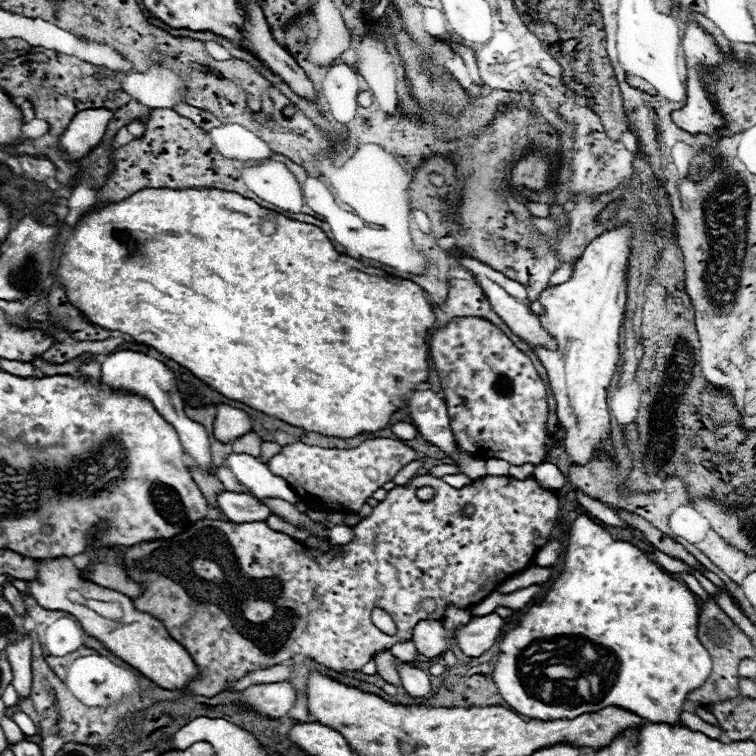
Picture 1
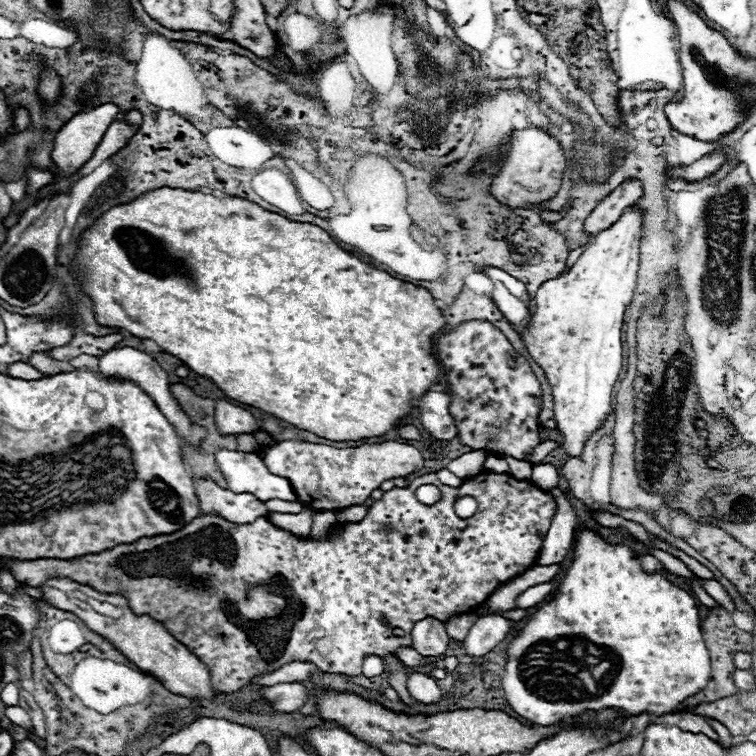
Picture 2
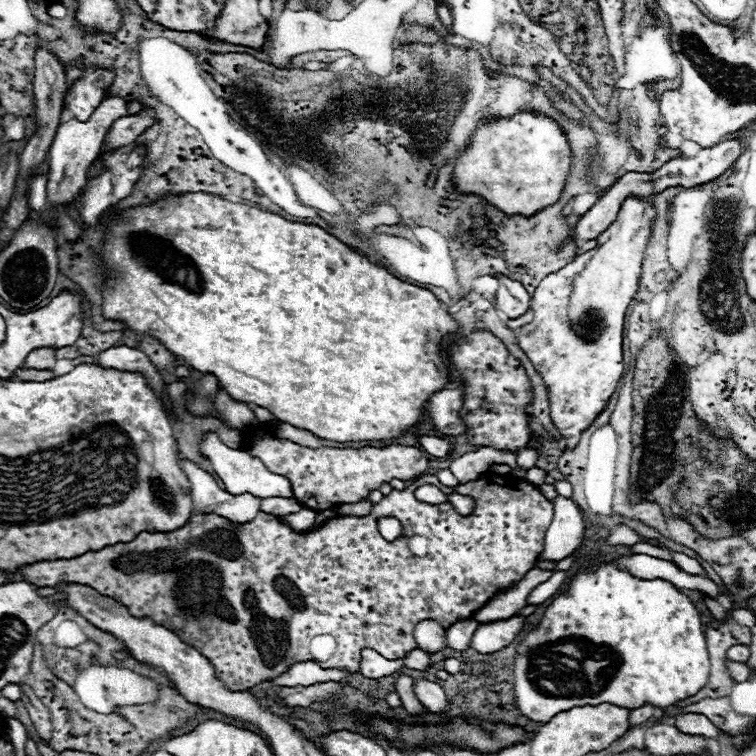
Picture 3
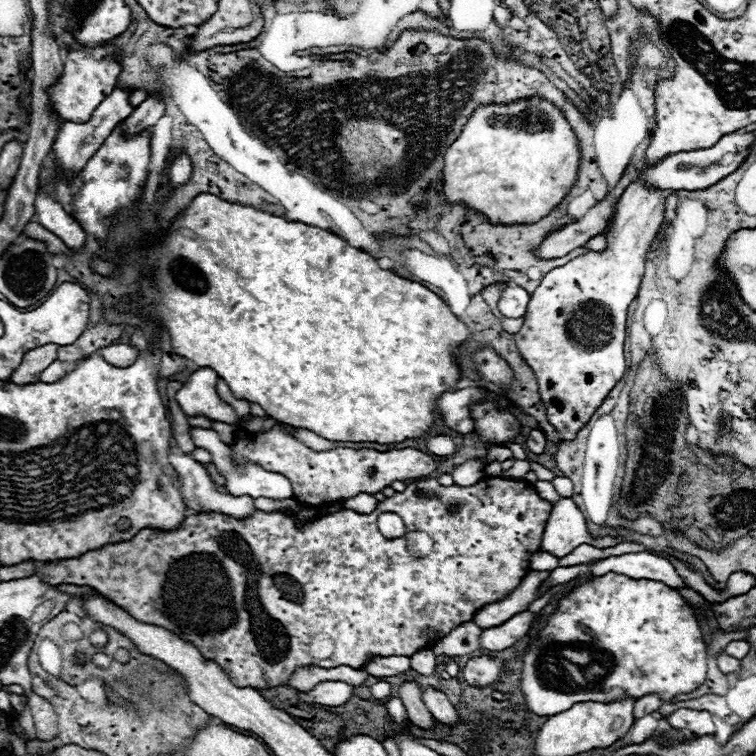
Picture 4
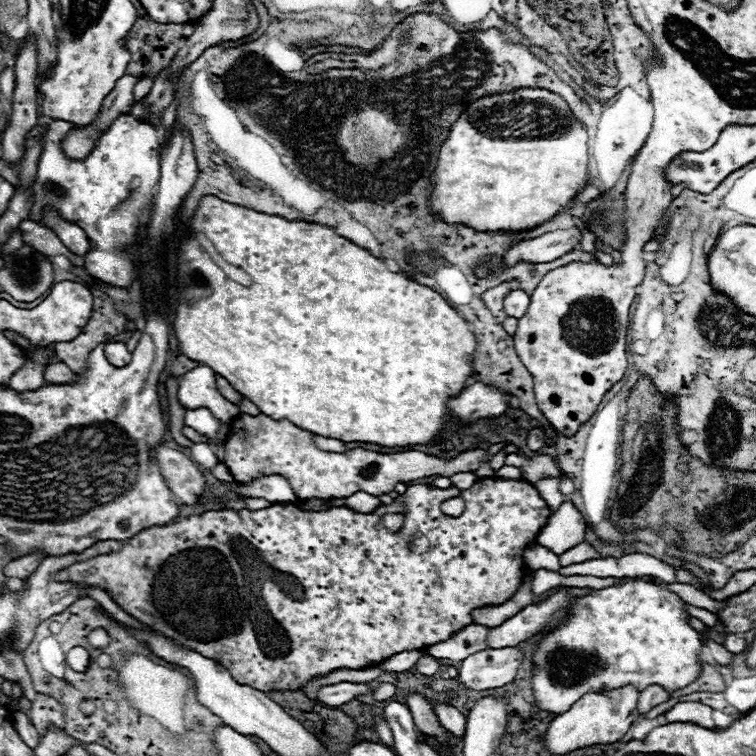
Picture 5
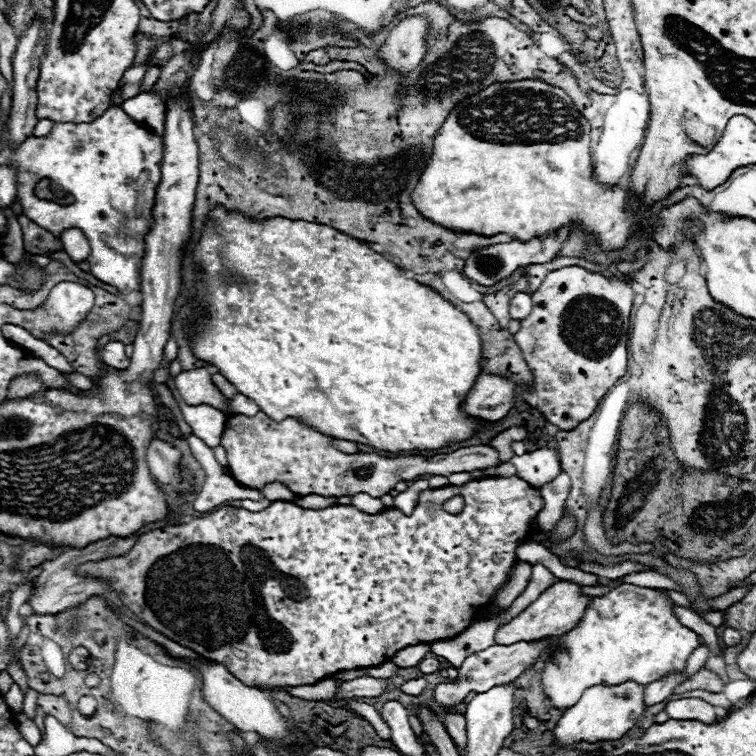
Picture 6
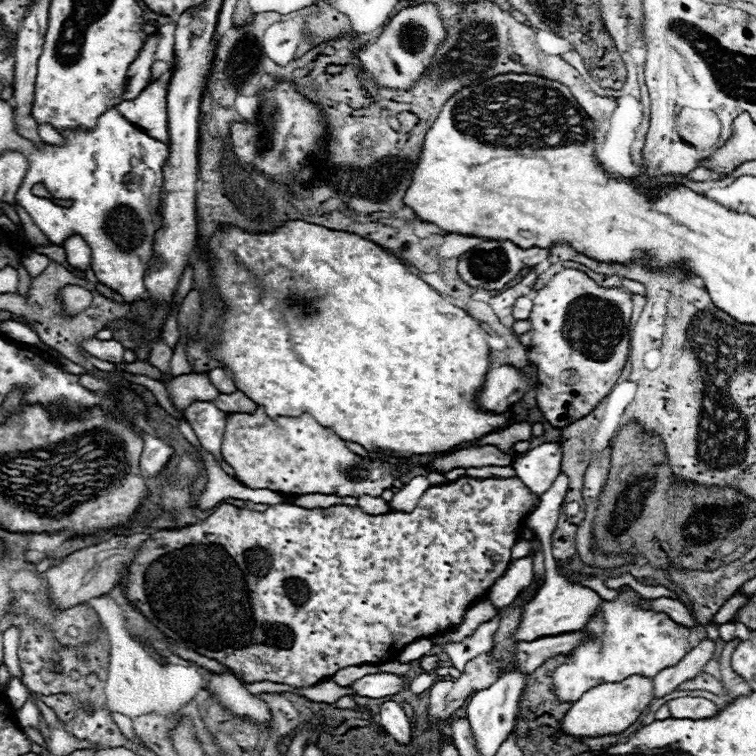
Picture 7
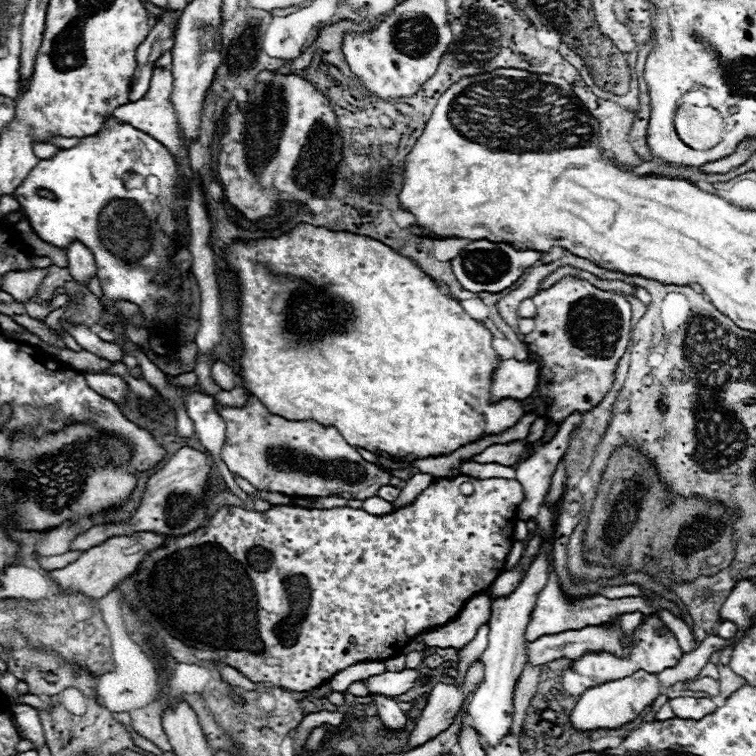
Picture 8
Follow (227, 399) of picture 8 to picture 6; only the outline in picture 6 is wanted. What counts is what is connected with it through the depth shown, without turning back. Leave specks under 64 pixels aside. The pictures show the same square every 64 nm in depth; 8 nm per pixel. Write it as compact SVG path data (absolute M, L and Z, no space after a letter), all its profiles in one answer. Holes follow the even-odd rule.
M236 396L236 398L232 398L232 400L228 400L230 402L230 406L232 406L232 410L236 412L236 414L244 414L244 416L254 416L254 414L258 414L260 412L260 408L250 400L250 398L246 398L246 396Z

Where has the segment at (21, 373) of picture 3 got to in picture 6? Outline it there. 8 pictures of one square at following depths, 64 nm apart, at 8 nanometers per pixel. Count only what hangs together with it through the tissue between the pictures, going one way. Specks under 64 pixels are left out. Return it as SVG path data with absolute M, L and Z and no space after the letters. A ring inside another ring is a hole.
M62 372L62 376L68 380L68 384L72 384L78 390L92 388L92 380L88 376L84 376L84 374L78 374L78 372Z

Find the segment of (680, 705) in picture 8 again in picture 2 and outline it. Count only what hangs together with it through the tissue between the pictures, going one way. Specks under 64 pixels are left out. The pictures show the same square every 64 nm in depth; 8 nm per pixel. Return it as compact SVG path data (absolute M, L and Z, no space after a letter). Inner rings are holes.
M684 712L684 714L680 716L678 728L682 728L682 730L688 730L688 732L694 732L694 734L708 734L708 738L712 738L712 740L718 740L718 734L716 734L716 730L712 730L712 728L710 728L710 724L708 724L708 722L706 722L702 716L698 716L698 714Z

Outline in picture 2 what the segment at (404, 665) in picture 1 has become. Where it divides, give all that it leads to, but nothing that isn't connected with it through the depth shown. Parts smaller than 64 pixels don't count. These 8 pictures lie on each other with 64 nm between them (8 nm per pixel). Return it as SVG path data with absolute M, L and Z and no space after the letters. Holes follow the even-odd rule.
M412 672L406 676L408 676L406 688L412 698L416 698L418 702L424 702L424 704L436 704L440 700L442 694L440 694L440 688L436 686L434 678L430 678L422 672Z

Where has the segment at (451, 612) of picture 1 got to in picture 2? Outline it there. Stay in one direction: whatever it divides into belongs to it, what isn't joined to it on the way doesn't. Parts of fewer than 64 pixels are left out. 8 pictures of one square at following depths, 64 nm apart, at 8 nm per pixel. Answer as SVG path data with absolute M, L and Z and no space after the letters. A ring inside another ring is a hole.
M452 614L450 616L450 620L446 620L444 622L444 626L446 626L446 632L448 632L448 636L450 636L450 640L456 640L456 642L462 642L464 638L466 638L466 634L468 634L468 630L470 630L470 626L472 626L472 622L476 622L476 614Z

